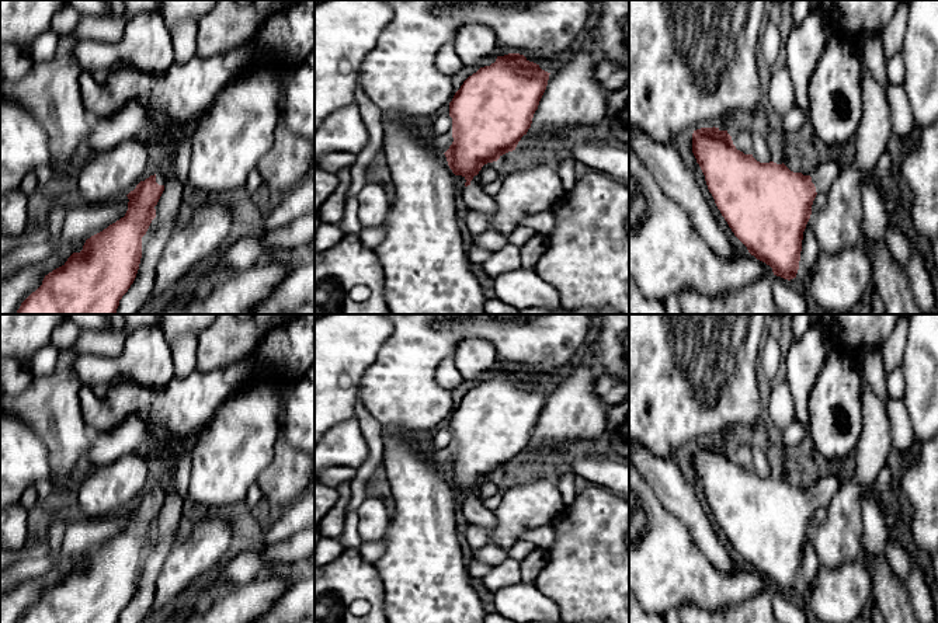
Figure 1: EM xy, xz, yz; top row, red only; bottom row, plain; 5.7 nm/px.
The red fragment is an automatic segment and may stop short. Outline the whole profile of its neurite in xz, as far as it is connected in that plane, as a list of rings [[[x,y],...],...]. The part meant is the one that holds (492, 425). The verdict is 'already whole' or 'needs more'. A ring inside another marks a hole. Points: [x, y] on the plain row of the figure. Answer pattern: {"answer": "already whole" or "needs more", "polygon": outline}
{"answer": "needs more", "polygon": [[[508,368],[497,370],[490,380],[480,382],[455,407],[449,417],[454,456],[444,469],[452,487],[466,494],[462,509],[468,523],[482,526],[490,533],[494,530],[497,525],[494,511],[487,509],[483,500],[473,491],[484,478],[497,476],[503,469],[515,464],[531,442],[549,389],[524,369]]]}

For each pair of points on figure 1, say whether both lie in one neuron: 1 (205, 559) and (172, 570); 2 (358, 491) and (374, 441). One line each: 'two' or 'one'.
1: one
2: one

